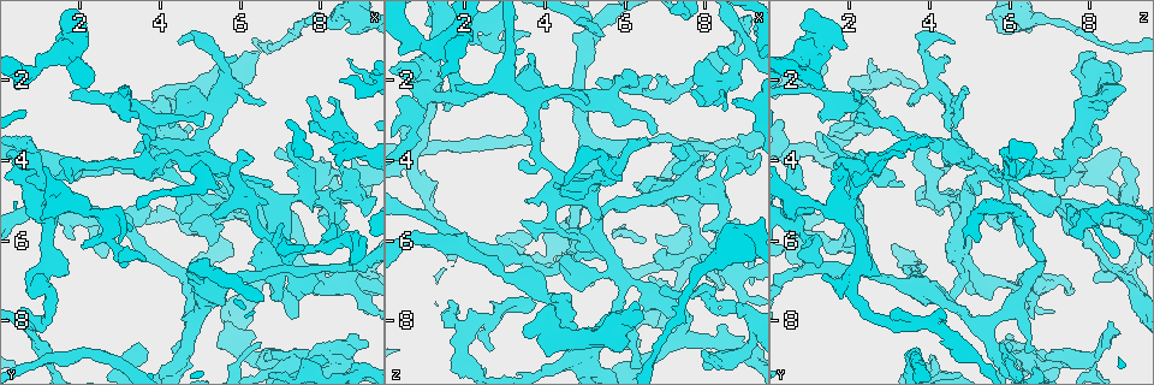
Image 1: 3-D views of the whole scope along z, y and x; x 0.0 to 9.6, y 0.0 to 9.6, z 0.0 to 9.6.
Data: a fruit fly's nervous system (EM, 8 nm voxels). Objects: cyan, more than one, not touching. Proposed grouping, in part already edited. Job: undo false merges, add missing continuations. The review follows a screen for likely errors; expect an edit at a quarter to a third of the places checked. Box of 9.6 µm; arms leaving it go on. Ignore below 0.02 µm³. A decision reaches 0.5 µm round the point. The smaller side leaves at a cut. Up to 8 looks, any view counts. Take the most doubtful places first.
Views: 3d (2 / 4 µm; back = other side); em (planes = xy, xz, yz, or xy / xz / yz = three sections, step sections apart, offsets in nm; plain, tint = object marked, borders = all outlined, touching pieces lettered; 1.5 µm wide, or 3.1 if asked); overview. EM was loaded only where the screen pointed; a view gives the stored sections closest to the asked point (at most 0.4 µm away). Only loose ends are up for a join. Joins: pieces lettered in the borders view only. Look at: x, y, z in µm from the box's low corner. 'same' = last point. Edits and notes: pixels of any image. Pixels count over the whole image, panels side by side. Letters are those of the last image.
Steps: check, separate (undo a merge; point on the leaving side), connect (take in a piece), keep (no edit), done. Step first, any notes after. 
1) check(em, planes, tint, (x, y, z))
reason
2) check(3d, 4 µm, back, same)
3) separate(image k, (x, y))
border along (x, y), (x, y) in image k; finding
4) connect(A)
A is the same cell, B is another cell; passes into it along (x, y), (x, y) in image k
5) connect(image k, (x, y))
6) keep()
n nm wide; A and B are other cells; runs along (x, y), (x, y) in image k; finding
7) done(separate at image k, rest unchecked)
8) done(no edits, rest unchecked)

check(em, xy, step 4, borders, (1.40, 1.15, 1.95))
free end

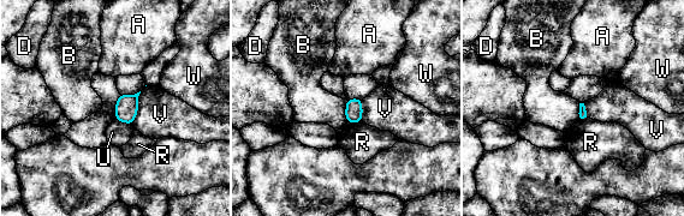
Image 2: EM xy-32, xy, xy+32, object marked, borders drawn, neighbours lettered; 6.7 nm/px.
keep()
A, B, D, R, U, V and W are other cells; border along (345, 100), (345, 119), (348, 121) in image 2; none of them fits

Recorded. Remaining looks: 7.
check(em, planes, borders, (4.45, 3.60, 7.40))
abrupt turn

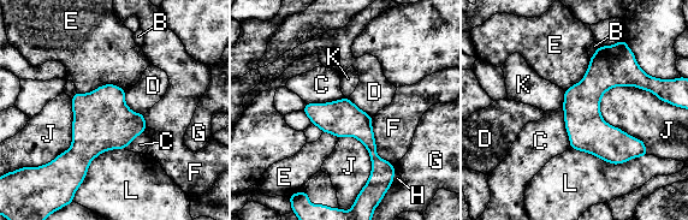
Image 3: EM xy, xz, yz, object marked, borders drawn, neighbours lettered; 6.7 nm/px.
keep()
L touches over 500 nm; B, C, D, E, F, G, H, J, K and L are other cells; continuous, no second neuron

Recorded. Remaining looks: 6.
check(em, planes, borders, (1.90, 5.40, 8.15))
calibre changes

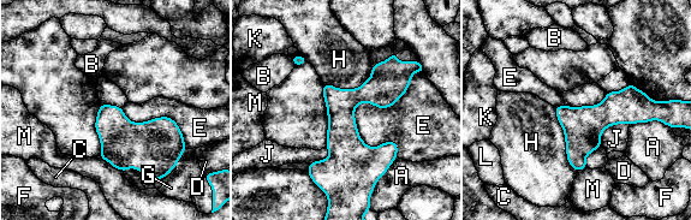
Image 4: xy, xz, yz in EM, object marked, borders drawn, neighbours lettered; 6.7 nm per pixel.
keep()
260 nm wide; A, B, C, D, E, F, G, H, J, K, L and M are other cells; runs along (391, 60), (346, 108), (346, 179) in image 4; continuous, no second neuron

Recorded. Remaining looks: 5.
done(no edits, rest unchecked)

